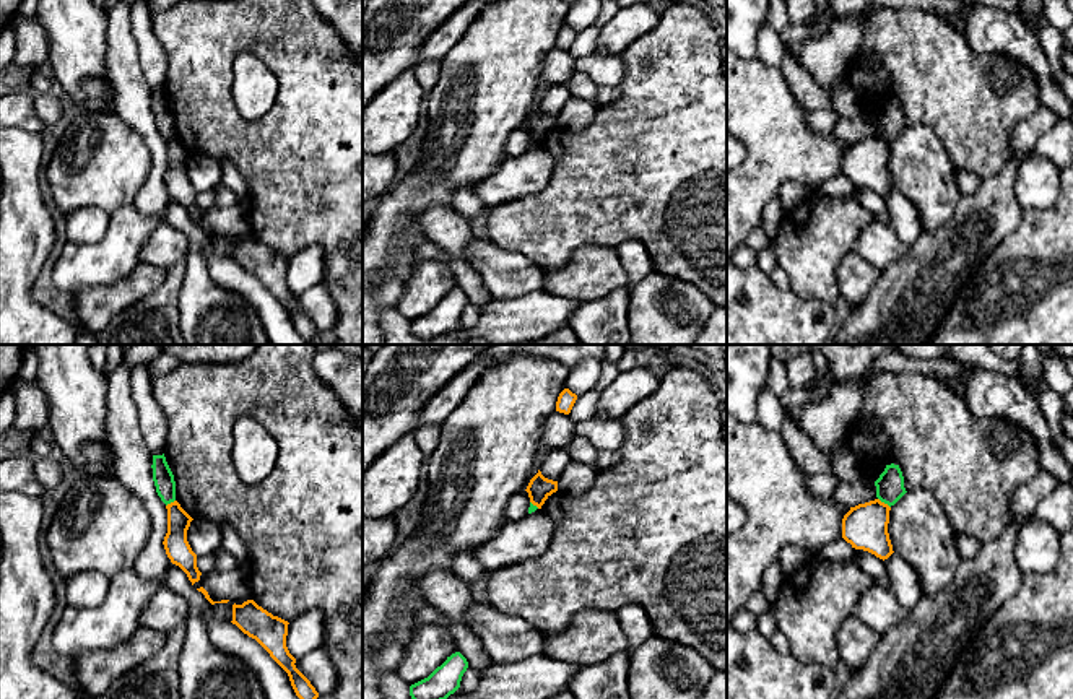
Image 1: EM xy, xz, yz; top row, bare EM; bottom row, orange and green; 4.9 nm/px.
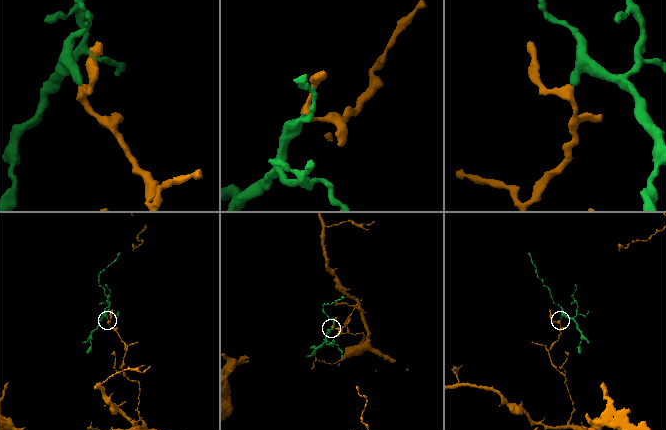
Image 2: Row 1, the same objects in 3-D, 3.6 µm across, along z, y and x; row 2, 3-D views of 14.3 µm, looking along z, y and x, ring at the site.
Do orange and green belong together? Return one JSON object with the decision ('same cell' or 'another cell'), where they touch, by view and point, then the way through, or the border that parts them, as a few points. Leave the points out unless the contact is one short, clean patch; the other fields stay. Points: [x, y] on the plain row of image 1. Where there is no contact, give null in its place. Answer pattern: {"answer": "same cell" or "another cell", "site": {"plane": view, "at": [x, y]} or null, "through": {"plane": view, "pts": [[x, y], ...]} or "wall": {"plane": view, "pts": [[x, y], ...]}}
{"answer": "another cell", "site": {"plane": "yz", "at": [883, 138]}, "wall": {"plane": "yz", "pts": [[878, 134], [890, 143]]}}

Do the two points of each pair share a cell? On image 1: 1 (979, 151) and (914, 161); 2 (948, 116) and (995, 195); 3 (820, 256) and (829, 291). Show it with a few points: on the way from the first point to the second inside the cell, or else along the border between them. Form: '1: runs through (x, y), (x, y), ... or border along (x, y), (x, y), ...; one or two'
1: border along (927, 124), (958, 168); two
2: border along (1010, 153), (994, 174), (982, 179); two
3: runs through (820, 264), (821, 283); one

